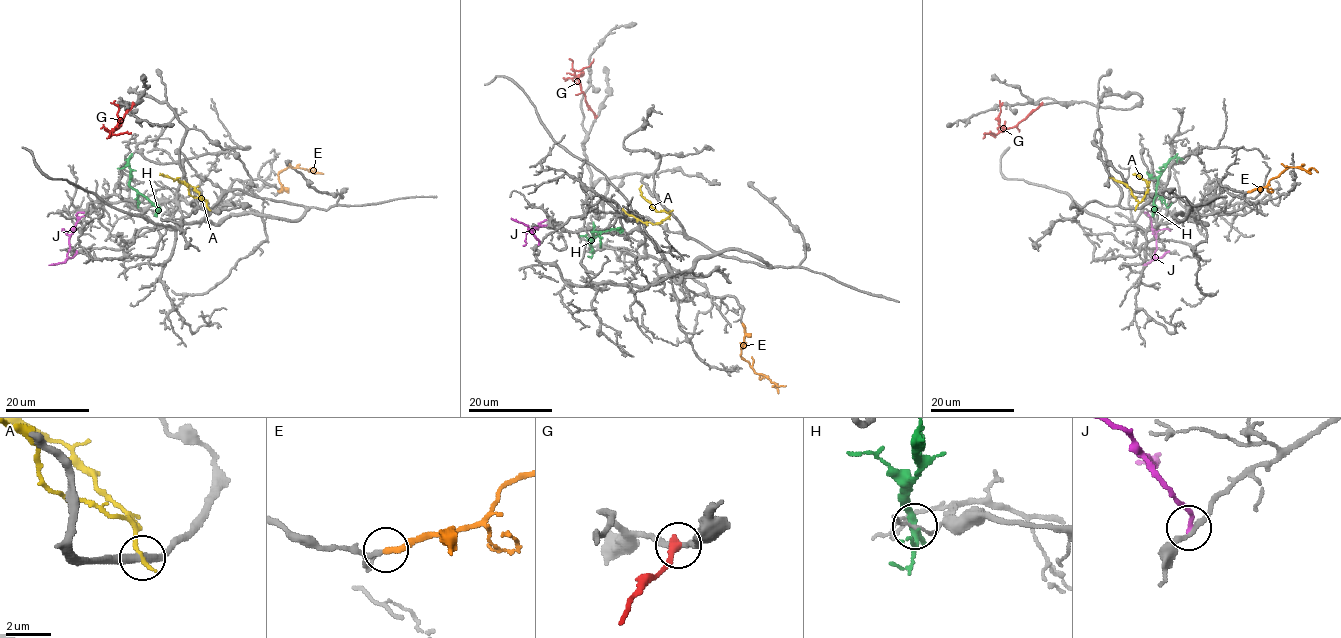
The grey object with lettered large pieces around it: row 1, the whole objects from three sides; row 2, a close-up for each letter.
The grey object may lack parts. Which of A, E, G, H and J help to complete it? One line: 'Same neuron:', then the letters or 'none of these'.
Same neuron: E

